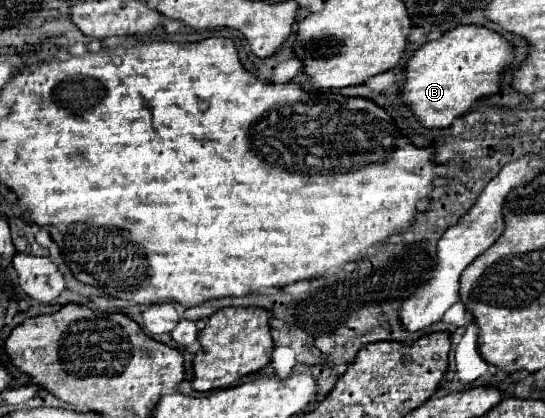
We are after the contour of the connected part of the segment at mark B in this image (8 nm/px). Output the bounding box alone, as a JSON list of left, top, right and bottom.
[405,25,515,127]

